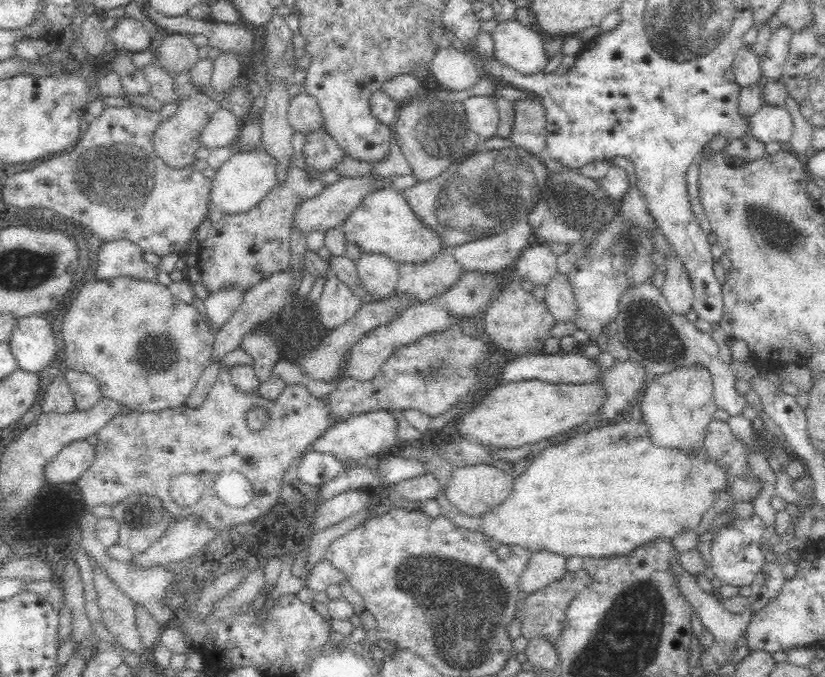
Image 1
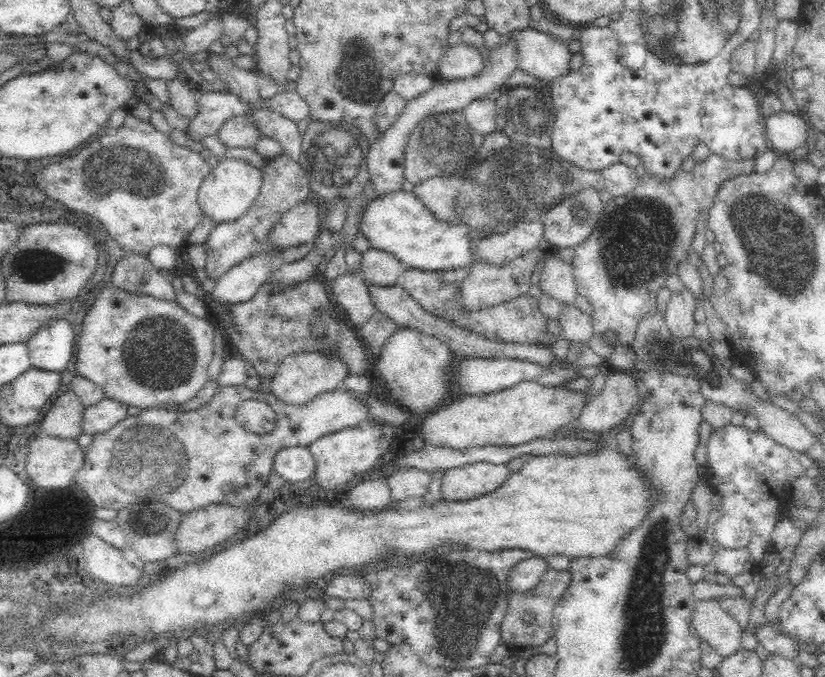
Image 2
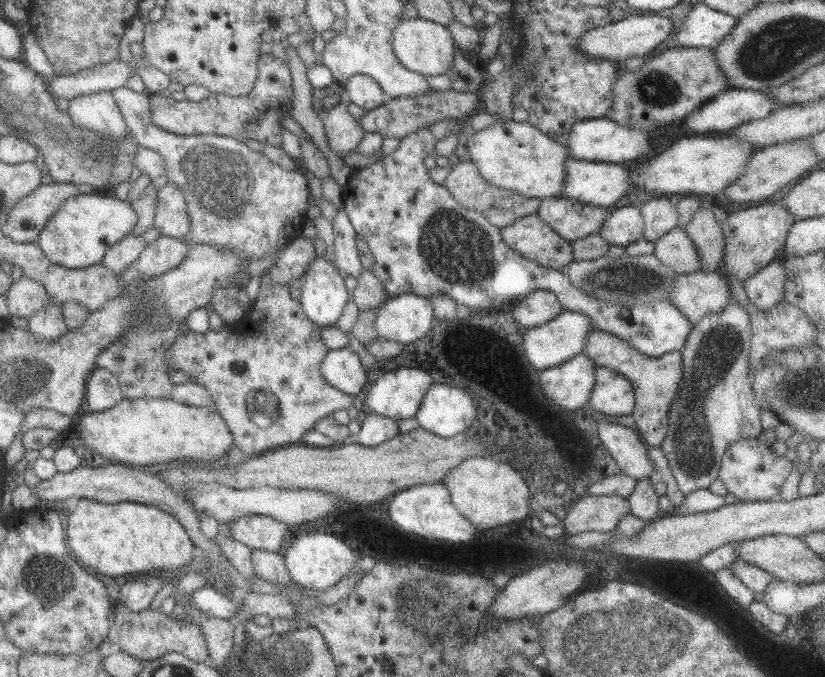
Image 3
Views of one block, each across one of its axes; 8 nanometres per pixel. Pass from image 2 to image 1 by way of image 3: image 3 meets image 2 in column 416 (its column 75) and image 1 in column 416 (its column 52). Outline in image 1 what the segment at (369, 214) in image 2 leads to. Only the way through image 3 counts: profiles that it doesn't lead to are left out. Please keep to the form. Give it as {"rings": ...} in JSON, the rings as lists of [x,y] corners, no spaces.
{"rings":[[[384,187],[364,195],[360,204],[340,227],[348,242],[356,243],[363,253],[382,254],[398,263],[423,263],[436,260],[442,252],[450,250],[442,245],[439,234],[417,218],[404,198],[403,191],[397,191],[392,187]]]}

